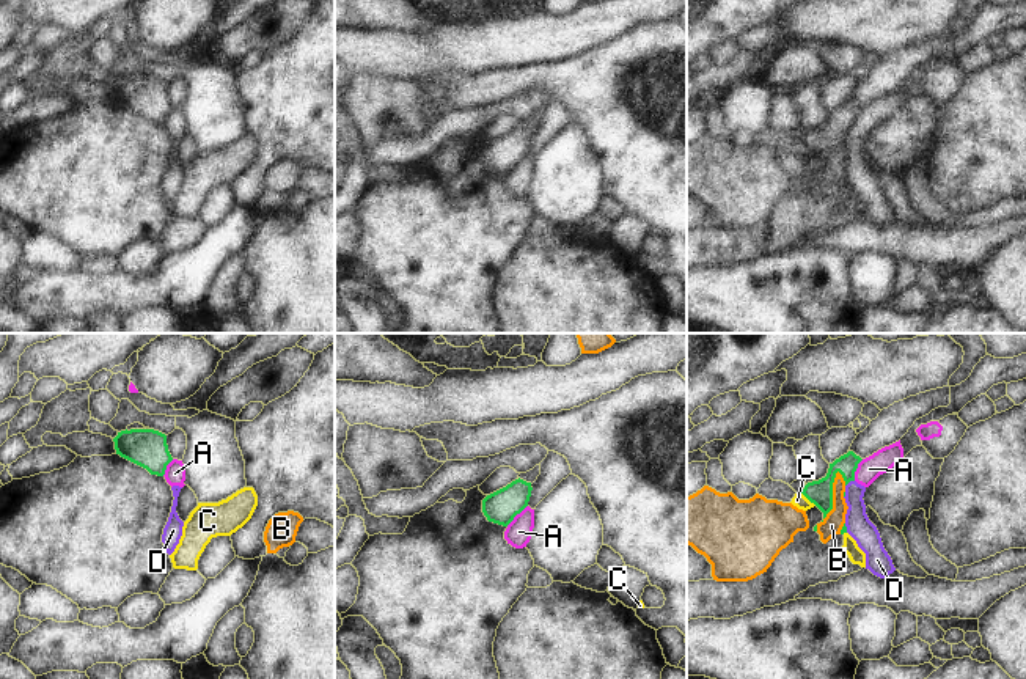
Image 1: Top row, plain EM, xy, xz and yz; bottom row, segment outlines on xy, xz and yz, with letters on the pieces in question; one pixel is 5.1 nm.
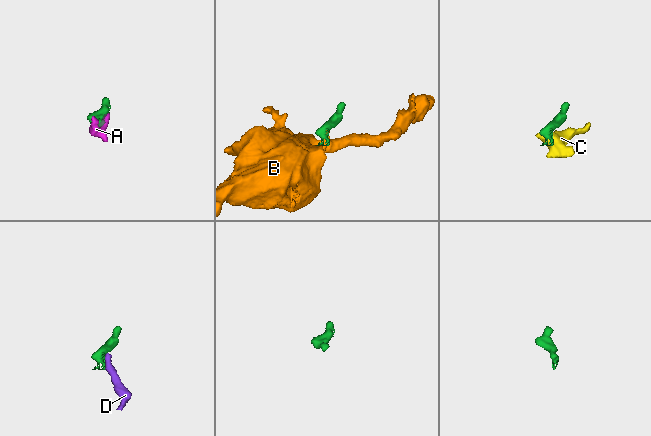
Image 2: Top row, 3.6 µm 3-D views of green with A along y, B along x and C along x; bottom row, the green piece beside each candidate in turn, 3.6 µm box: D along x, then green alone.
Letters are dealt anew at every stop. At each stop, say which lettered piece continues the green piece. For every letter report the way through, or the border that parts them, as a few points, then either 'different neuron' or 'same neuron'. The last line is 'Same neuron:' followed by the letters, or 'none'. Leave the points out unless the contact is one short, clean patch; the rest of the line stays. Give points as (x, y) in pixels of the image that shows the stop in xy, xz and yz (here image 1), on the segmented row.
A: different neuron
B: way yz (819, 492), (831, 497), (831, 525); same neuron
C: border yz (802, 492), (816, 505); different neuron
D: border yz (853, 480), (846, 486); different neuron
Same neuron: B

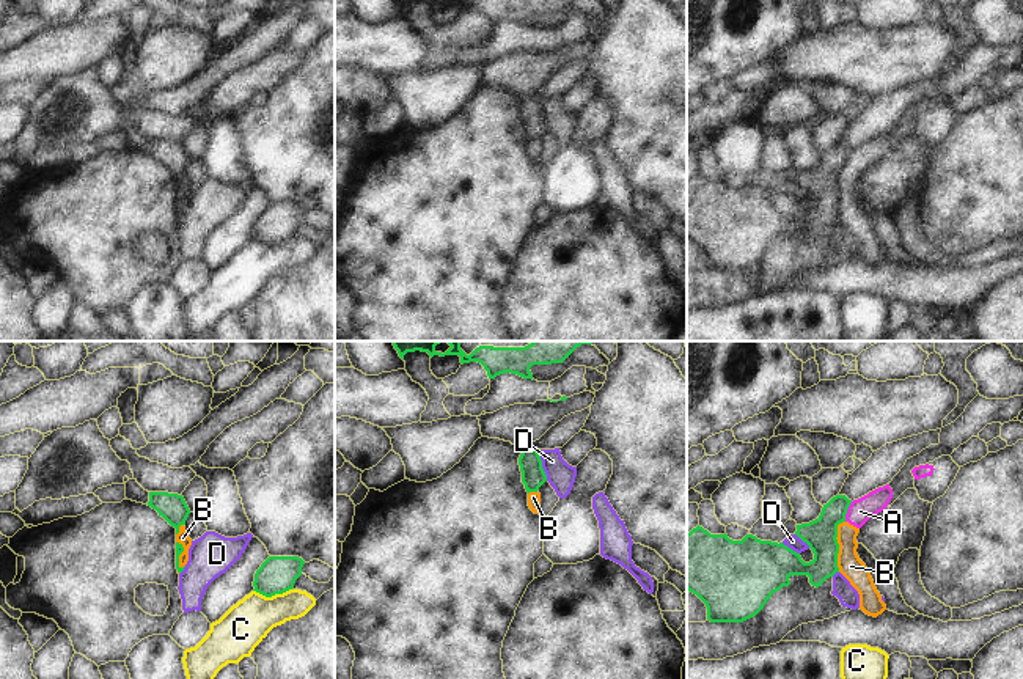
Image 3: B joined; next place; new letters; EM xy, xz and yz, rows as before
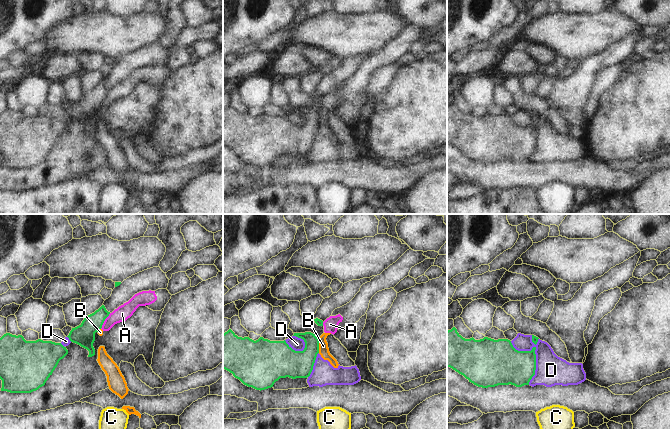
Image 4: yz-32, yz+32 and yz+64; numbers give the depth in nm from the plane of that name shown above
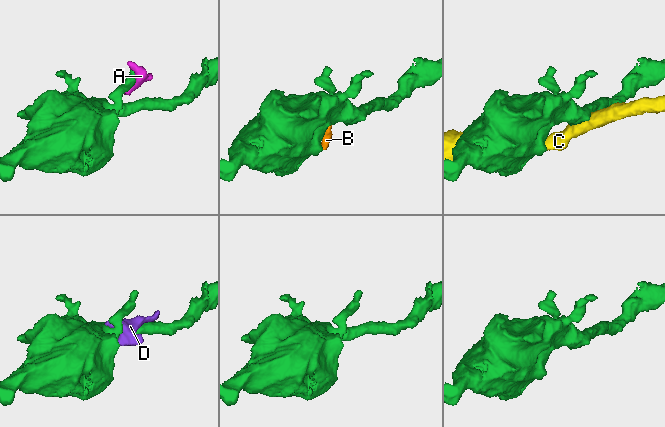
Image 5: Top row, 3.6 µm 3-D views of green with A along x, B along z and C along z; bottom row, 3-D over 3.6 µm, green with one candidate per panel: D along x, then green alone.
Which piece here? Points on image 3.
A: different neuron
B: border yz (844, 521), (838, 525), (836, 538), (839, 571); different neuron
C: different neuron
D: border xz (536, 451), (547, 480); different neuron
Same neuron: none

